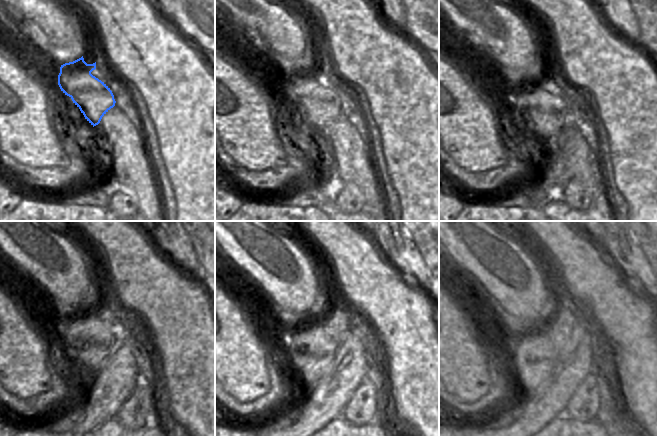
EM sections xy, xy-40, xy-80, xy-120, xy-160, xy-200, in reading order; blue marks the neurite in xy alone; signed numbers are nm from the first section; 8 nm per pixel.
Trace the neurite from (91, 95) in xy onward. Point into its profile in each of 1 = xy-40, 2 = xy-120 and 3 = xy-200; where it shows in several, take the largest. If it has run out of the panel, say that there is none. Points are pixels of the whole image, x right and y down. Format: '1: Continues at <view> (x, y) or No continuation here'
1: Continues at xy-40 (319, 106)
2: Continues at xy-120 (90, 341)
3: Continues at xy-200 (534, 355).

